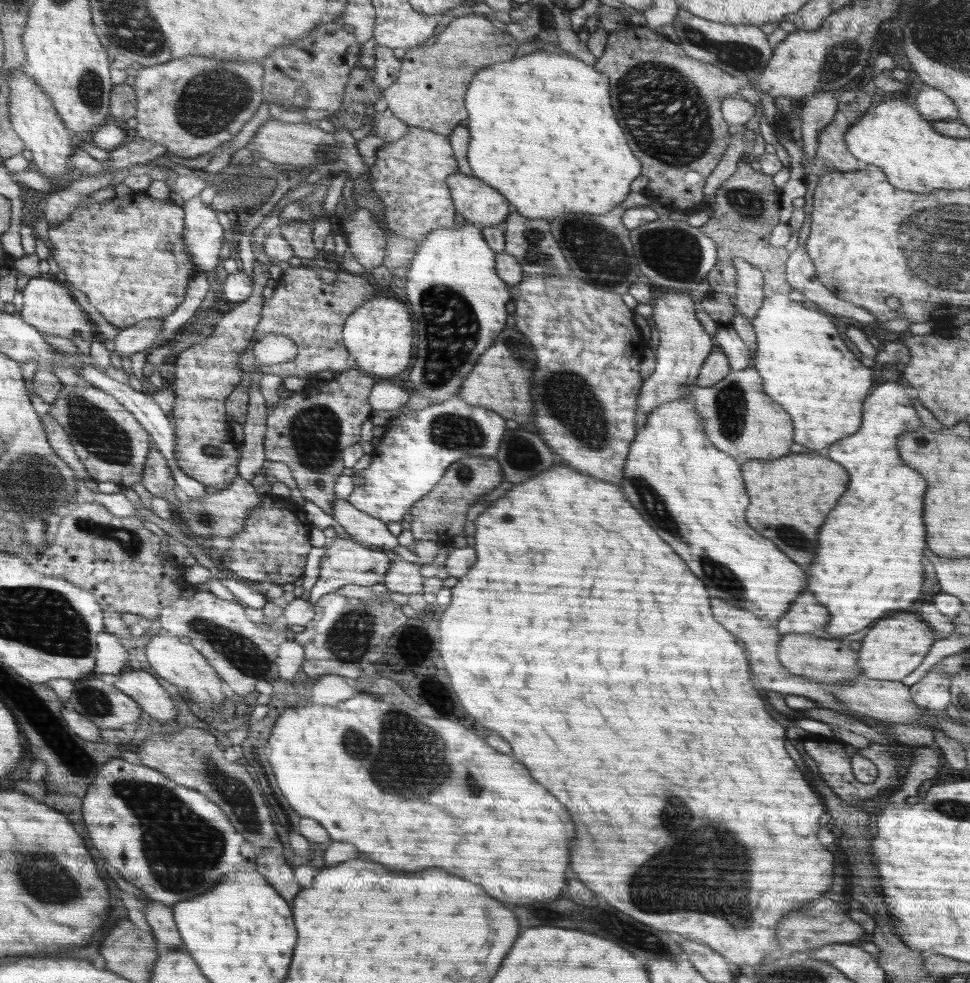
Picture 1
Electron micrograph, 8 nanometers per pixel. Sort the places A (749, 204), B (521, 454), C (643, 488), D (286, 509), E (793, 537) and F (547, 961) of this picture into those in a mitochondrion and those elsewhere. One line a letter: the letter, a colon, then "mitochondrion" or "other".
A: mitochondrion
B: mitochondrion
C: mitochondrion
D: other
E: mitochondrion
F: other

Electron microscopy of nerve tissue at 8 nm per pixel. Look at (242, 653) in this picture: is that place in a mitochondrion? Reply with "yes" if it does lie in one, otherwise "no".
yes

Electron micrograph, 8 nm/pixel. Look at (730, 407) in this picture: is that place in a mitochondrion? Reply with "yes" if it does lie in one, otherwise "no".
yes

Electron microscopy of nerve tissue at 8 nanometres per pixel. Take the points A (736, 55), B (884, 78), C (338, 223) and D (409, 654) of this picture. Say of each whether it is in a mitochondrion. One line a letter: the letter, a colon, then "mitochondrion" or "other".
A: mitochondrion
B: other
C: other
D: other

